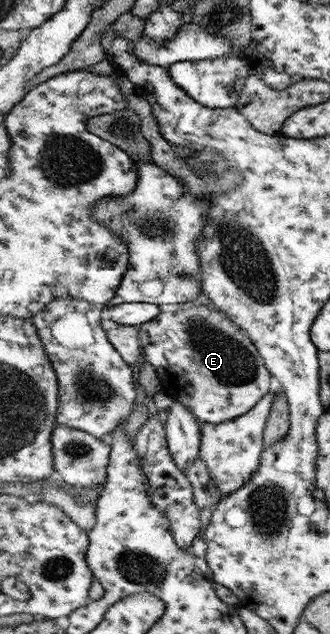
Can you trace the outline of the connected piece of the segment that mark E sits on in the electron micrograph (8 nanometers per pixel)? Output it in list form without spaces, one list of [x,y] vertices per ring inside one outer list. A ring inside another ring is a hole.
[[[198,305],[173,312],[163,312],[153,321],[139,327],[144,347],[145,361],[151,362],[162,377],[163,387],[176,400],[189,405],[195,416],[211,424],[227,423],[245,416],[263,396],[269,393],[270,370],[265,369],[262,355],[255,351],[250,337],[221,311],[214,311],[209,305]]]

